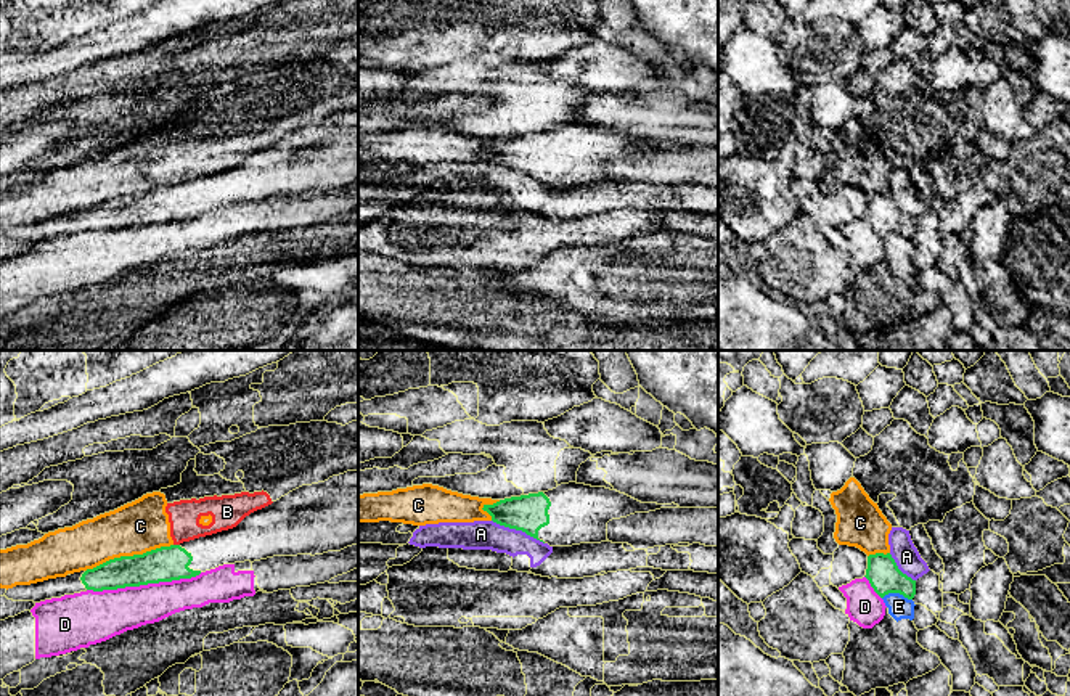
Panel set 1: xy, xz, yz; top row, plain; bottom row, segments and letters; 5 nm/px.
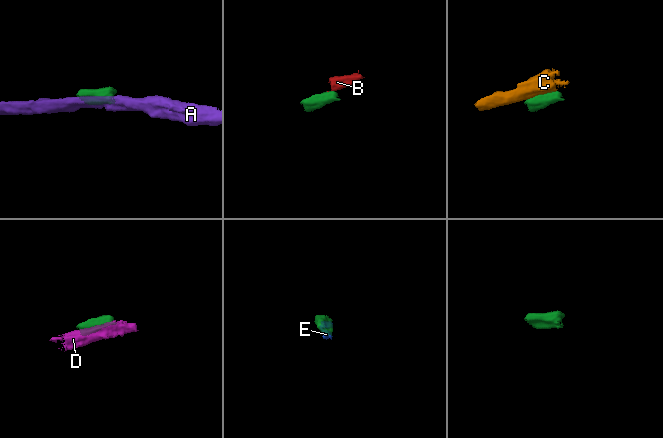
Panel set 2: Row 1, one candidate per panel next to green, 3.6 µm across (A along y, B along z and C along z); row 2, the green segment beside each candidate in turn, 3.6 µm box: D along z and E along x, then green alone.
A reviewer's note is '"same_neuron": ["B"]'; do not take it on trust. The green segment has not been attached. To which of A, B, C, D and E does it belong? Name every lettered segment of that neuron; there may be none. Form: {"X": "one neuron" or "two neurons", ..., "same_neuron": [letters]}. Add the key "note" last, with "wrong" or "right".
{"A": "two neurons", "B": "two neurons", "C": "two neurons", "D": "two neurons", "E": "two neurons", "same_neuron": [], "note": "wrong"}

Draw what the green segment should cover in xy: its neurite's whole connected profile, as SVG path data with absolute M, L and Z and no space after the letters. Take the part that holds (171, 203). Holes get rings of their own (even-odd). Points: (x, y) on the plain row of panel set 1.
M358 111L302 125L246 156L236 167L93 209L8 228L13 241L40 243L87 230L103 231L191 219L223 204L273 196L323 194L358 183Z

